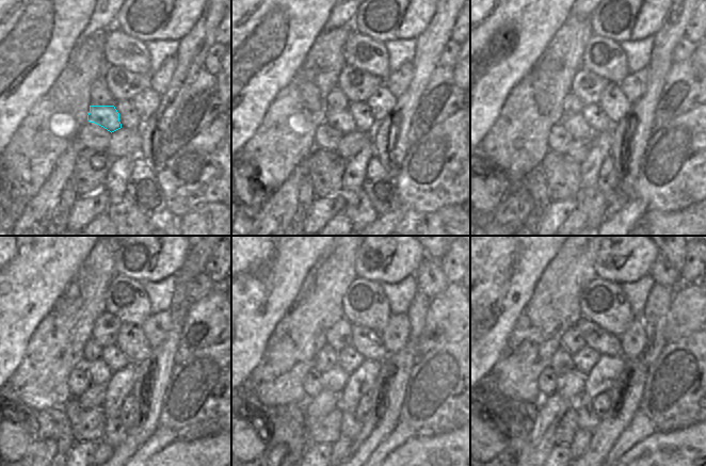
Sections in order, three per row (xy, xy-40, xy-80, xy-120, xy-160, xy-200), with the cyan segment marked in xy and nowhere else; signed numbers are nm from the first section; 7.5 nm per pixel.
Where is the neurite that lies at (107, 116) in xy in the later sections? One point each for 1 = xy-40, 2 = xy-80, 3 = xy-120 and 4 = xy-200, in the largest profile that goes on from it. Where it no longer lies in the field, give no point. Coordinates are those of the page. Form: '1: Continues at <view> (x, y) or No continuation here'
1: Continues at xy-40 (340, 119)
2: Continues at xy-80 (577, 127)
3: Continues at xy-120 (98, 372)
4: Continues at xy-200 (571, 385).

